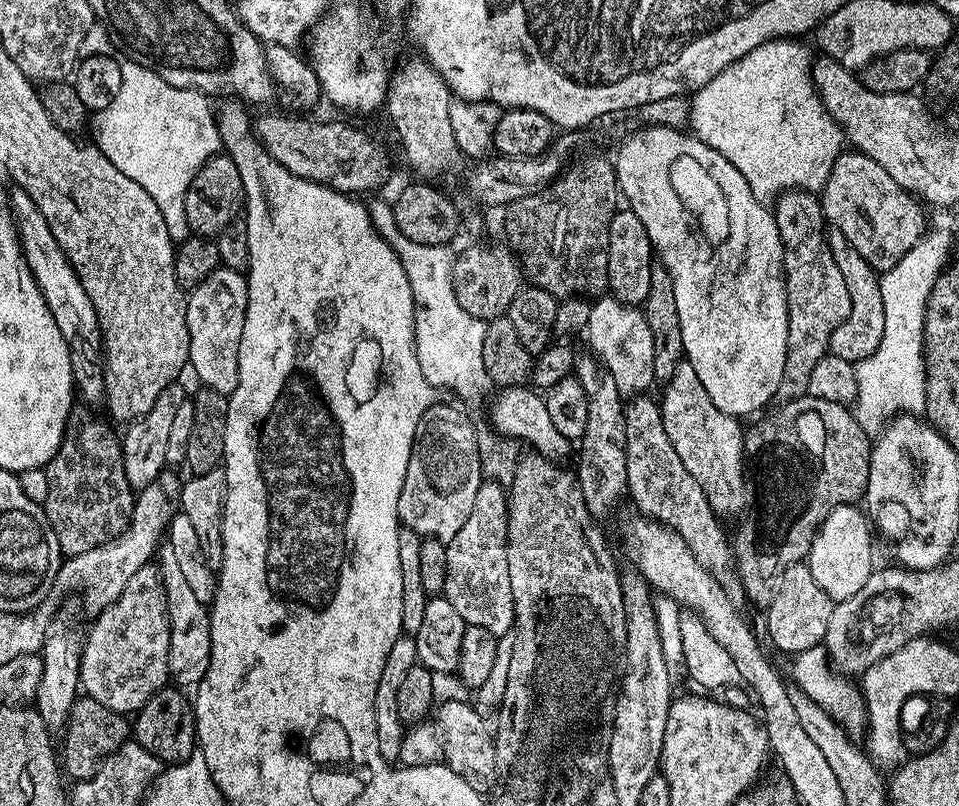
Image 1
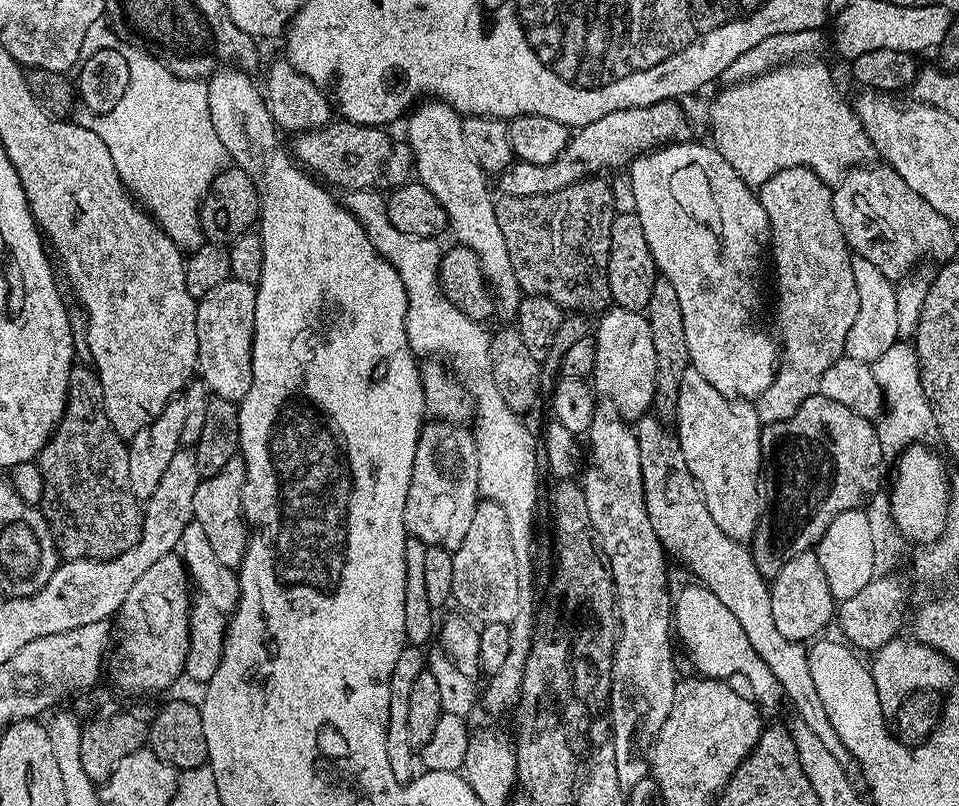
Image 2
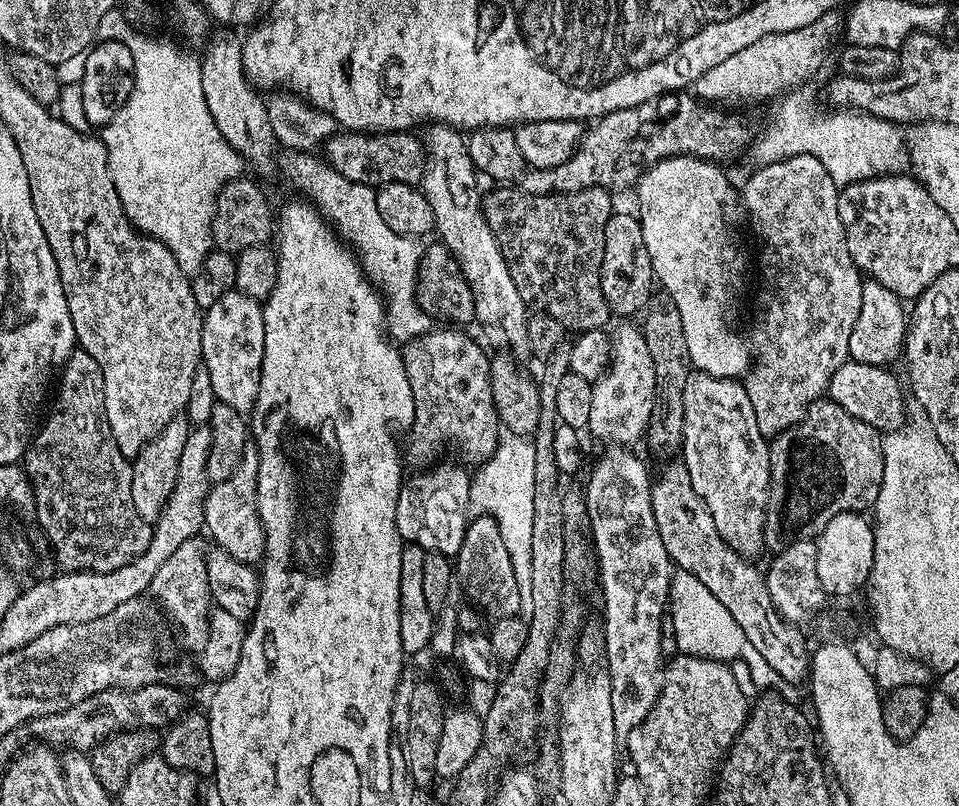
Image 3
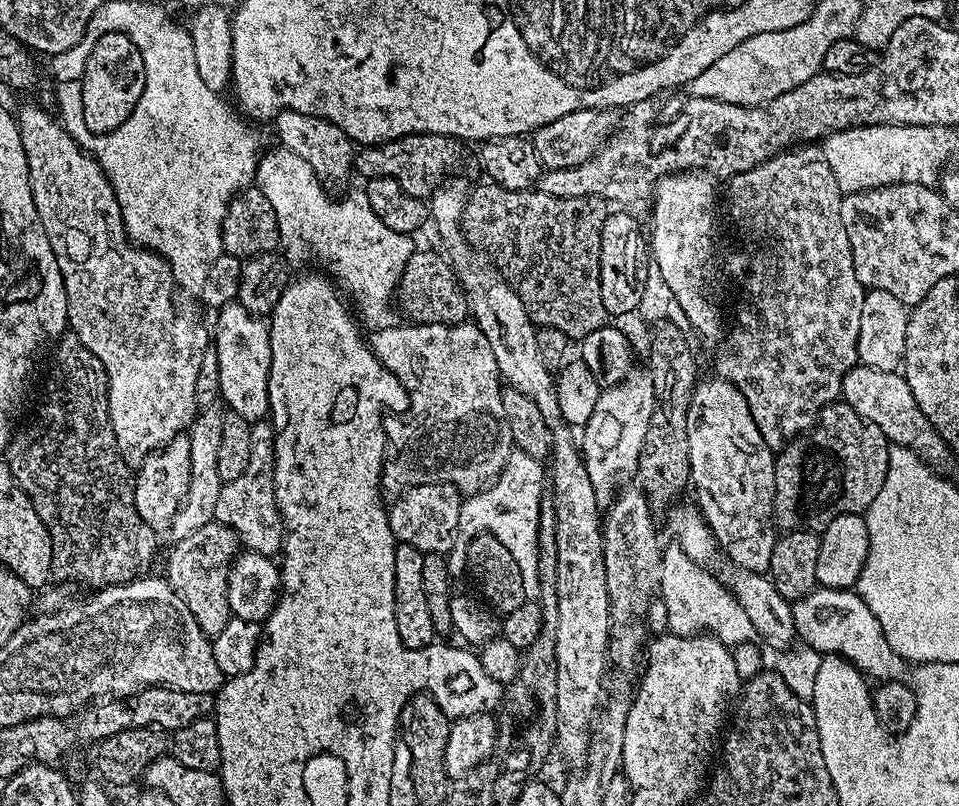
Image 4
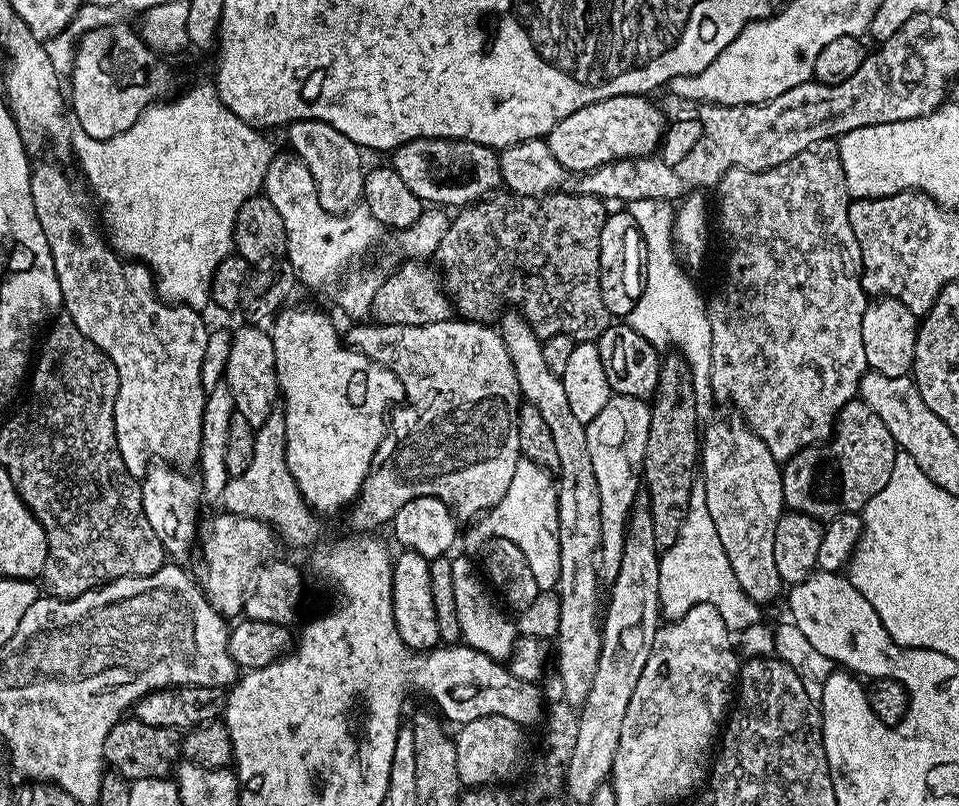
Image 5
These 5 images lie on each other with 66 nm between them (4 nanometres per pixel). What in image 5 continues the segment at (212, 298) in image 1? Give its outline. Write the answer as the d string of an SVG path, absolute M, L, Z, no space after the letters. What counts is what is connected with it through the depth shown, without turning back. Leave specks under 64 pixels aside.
M243 326L235 329L232 338L232 349L228 359L226 383L232 391L236 411L250 422L254 429L261 428L277 407L281 395L280 383L276 377L276 351L271 335L260 326Z

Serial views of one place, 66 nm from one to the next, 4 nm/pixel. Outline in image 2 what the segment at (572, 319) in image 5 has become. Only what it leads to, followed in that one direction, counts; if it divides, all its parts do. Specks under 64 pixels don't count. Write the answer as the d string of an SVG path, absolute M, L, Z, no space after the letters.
M589 176L554 194L526 198L501 195L495 206L521 293L550 298L568 314L600 314L609 307L608 251L614 209L612 188L604 178Z

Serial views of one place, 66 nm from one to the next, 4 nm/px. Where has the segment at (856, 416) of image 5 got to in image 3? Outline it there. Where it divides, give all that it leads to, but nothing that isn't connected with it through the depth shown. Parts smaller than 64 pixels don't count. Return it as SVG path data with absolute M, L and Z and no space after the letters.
M831 398L810 405L798 427L771 437L768 453L768 499L772 501L774 509L784 508L784 520L788 520L788 528L792 528L792 532L808 532L808 528L820 528L820 524L830 522L830 518L838 518L838 514L863 513L875 505L884 473L884 442L881 433L874 426L854 418L854 414L846 414L846 410L842 410L842 406L838 406Z

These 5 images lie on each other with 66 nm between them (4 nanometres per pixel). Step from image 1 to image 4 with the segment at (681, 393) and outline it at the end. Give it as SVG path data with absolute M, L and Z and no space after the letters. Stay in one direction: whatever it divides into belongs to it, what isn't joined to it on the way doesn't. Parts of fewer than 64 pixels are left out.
M701 379L692 391L692 401L688 411L688 437L690 438L691 483L696 484L696 500L700 503L699 515L716 538L719 551L726 552L737 564L737 569L764 574L768 572L770 558L778 539L778 529L774 523L772 499L774 498L774 470L776 458L772 449L762 438L746 398L728 380Z

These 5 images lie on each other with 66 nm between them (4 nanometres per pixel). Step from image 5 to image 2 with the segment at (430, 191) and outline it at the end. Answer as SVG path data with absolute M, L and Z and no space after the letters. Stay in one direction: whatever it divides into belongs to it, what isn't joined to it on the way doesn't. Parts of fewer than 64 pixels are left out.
M329 122L323 128L299 133L293 139L296 141L293 142L292 148L290 146L291 155L309 173L315 174L324 182L333 180L338 187L348 188L347 190L391 190L409 183L414 172L414 161L412 152L403 139L392 140L391 134L388 133L391 131L380 126L368 128L364 124L336 123Z

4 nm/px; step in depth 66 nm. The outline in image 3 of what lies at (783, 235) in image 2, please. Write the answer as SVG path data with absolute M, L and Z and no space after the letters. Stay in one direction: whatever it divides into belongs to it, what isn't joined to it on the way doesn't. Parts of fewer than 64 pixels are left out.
M805 151L755 170L742 188L742 208L747 219L752 219L752 228L764 243L764 249L760 252L760 289L756 292L756 313L752 316L752 340L750 336L754 363L742 383L746 394L750 394L758 430L762 430L765 438L771 438L797 427L807 408L825 399L836 371L849 363L850 334L854 334L854 322L858 322L864 280L848 249L838 214L840 188L818 157Z

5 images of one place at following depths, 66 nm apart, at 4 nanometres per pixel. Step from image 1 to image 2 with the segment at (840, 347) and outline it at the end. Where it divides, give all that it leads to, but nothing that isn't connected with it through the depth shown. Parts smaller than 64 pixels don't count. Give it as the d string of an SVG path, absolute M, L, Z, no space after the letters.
M858 255L852 256L852 269L854 270L854 286L858 288L858 318L854 318L854 326L850 326L850 334L846 334L844 355L854 358L858 362L869 366L890 346L896 344L900 336L898 326L898 302L893 281L889 280L874 262L866 262L866 258Z

